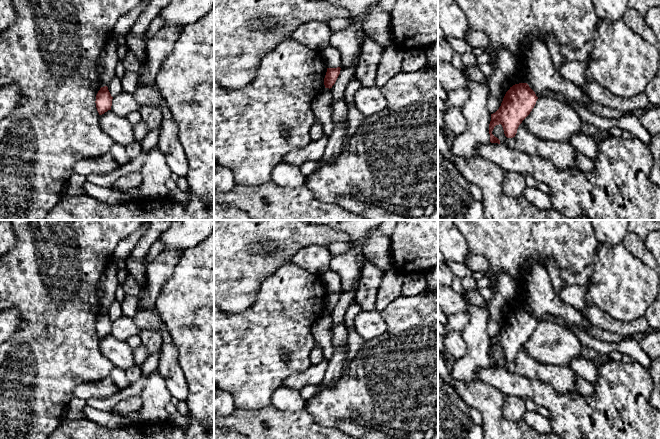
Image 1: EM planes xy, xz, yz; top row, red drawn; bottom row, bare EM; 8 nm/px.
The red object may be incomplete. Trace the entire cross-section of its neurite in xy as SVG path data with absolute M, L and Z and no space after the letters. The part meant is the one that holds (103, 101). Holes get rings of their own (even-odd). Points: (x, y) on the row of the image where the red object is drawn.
M107 86L101 87L96 95L95 101L99 115L104 114L108 110L111 110L112 99L113 97L109 92L108 87Z

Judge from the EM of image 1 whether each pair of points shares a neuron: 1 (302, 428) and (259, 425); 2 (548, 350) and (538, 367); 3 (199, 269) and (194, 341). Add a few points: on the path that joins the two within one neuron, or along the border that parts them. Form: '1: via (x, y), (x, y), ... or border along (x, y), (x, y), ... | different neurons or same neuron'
1: via (291, 428), (274, 428), (267, 421) | same neuron
2: border along (522, 348), (532, 357), (542, 362), (564, 365) | different neurons
3: via (201, 287), (201, 323) | same neuron

